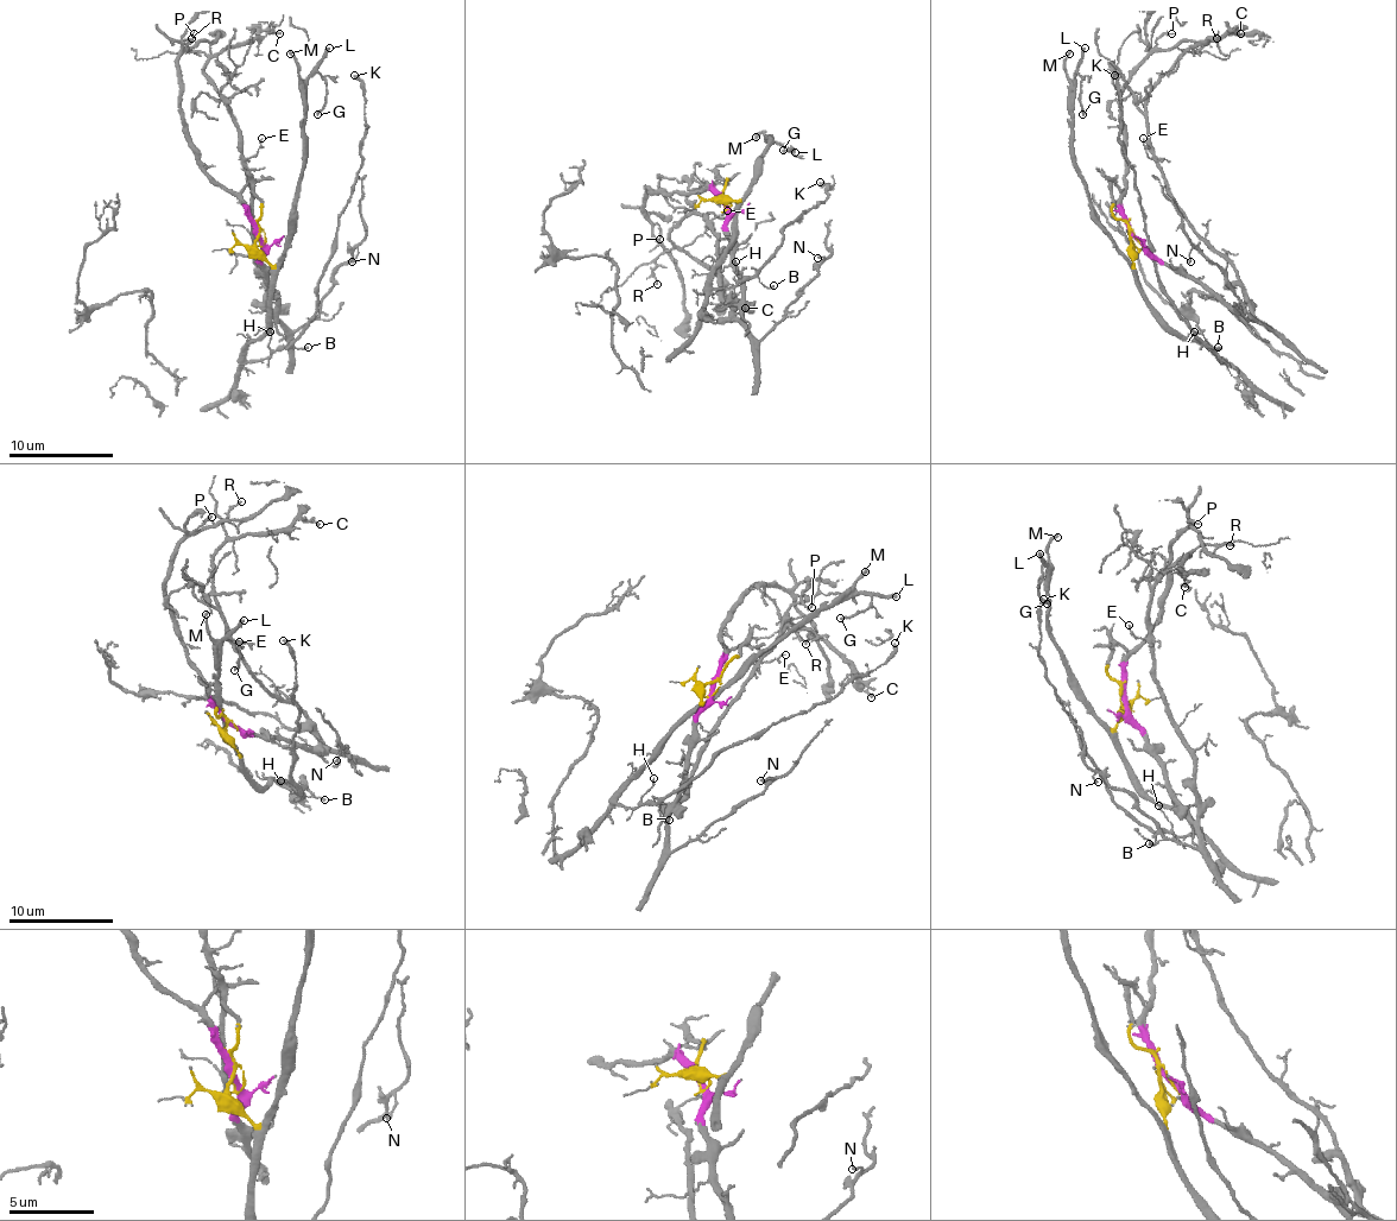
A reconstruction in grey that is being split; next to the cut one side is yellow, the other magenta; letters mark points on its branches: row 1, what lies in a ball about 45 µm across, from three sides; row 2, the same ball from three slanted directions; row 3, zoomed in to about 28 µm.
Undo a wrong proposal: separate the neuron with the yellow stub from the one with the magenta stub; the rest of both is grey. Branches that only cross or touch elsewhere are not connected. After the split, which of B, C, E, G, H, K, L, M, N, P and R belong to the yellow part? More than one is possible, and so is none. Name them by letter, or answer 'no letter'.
B, G, H, K, L, M

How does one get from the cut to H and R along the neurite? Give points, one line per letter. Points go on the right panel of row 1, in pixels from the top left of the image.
H: (1131, 236), (1136, 285), (1144, 302), (1168, 326), (1205, 346), (1220, 361), (1218, 354), (1194, 330)
R: (1133, 236), (1233, 307), (1246, 302), (1244, 283), (1173, 196), (1146, 120), (1146, 94), (1177, 57), (1218, 39)

